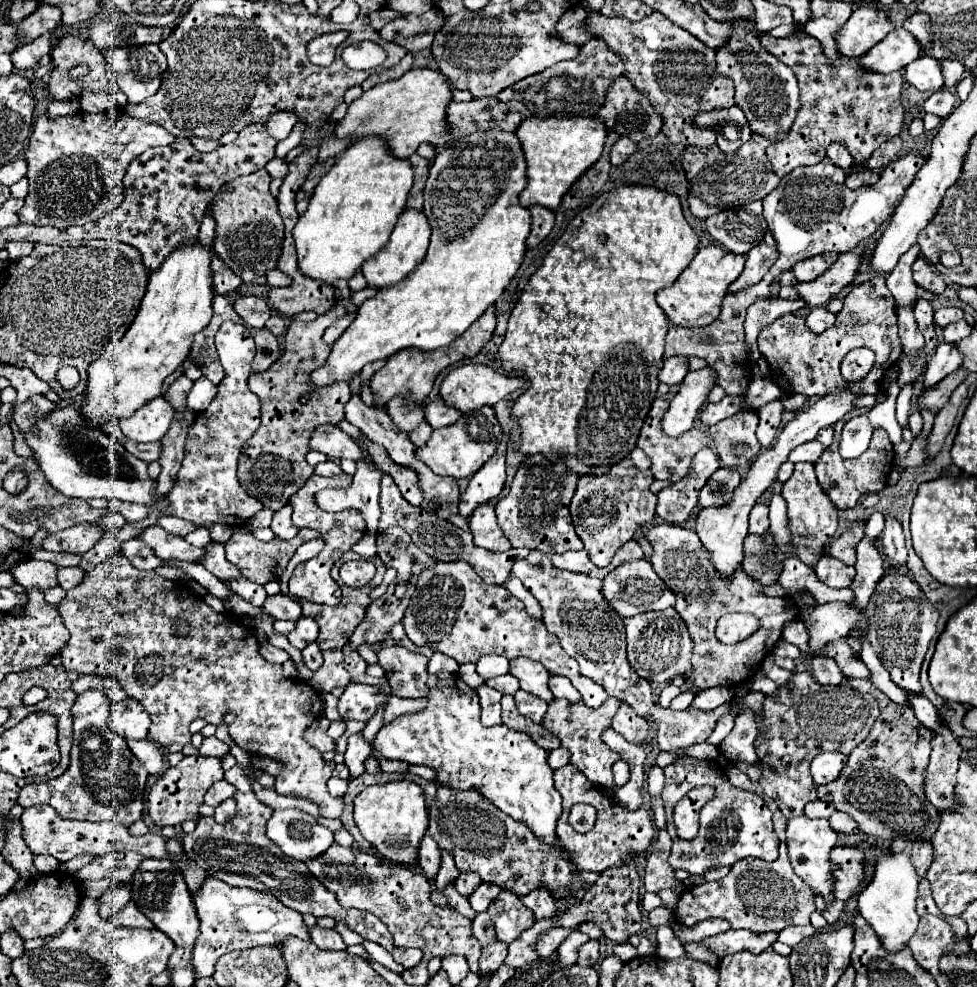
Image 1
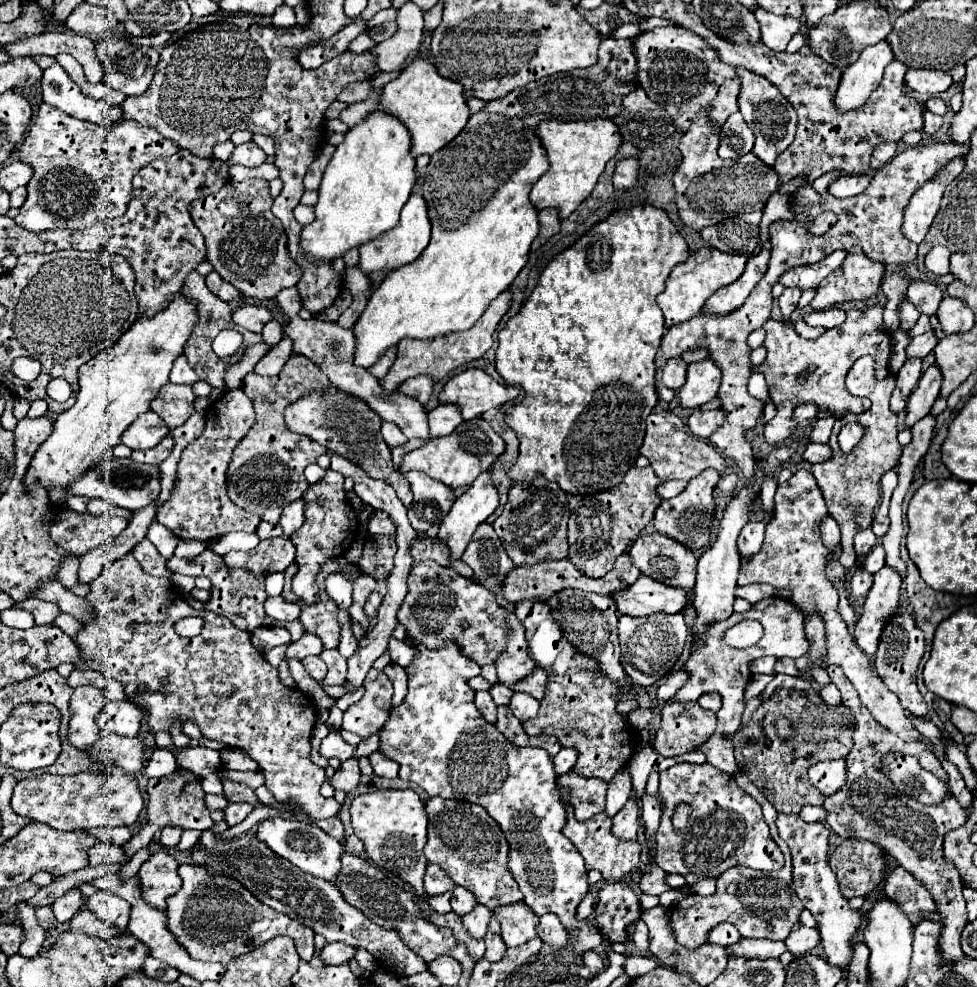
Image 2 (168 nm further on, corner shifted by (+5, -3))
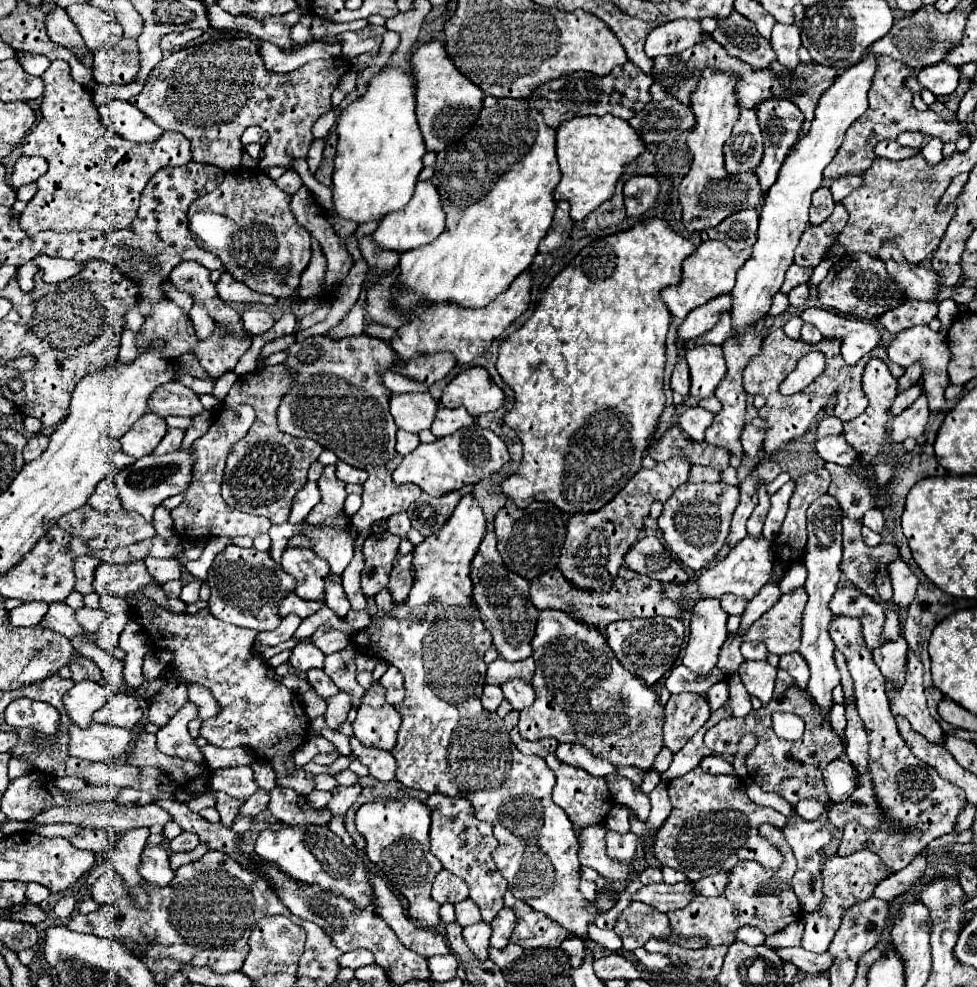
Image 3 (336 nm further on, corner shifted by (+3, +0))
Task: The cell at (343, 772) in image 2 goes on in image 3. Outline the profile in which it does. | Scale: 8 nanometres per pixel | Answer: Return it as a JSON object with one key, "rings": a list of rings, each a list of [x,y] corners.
{"rings":[[[337,786],[333,790],[333,798],[327,804],[327,810],[331,812],[331,816],[345,816],[345,812],[353,806],[353,802],[357,800],[357,796],[361,794],[361,786]]]}

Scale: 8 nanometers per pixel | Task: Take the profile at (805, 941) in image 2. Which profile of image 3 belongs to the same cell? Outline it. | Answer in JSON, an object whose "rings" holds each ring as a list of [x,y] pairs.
{"rings":[[[861,850],[855,852],[851,856],[831,856],[825,860],[823,864],[823,904],[819,910],[805,914],[803,922],[805,922],[805,934],[803,934],[803,942],[801,946],[809,952],[817,952],[823,954],[827,952],[835,932],[841,926],[841,918],[845,908],[851,908],[855,902],[863,902],[869,900],[877,888],[877,884],[881,880],[885,880],[887,876],[891,876],[891,870],[887,870],[883,866],[883,862],[879,860],[877,854]]]}

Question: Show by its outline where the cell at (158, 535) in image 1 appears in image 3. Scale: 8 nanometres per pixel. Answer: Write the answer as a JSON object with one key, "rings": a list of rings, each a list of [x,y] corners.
{"rings":[[[227,546],[215,556],[211,578],[213,596],[209,598],[209,612],[219,620],[257,632],[275,630],[279,626],[279,604],[283,596],[295,590],[295,578],[283,572],[283,568],[271,560],[269,552],[259,552],[255,548]]]}

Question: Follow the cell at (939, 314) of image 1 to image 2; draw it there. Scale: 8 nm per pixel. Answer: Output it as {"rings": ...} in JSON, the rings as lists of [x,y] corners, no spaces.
{"rings":[[[931,329],[931,331],[927,331],[927,333],[923,333],[923,335],[919,335],[911,341],[911,345],[907,349],[907,355],[909,357],[927,357],[927,353],[933,351],[937,341],[939,341],[937,333],[935,333],[935,329]]]}

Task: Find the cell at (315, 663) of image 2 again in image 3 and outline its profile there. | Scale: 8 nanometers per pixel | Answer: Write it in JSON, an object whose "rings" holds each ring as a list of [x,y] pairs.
{"rings":[[[311,670],[307,674],[307,680],[309,680],[309,684],[313,686],[313,690],[317,692],[317,696],[321,700],[327,700],[327,698],[339,694],[339,688],[335,684],[331,684],[329,676],[325,674],[325,670]]]}

